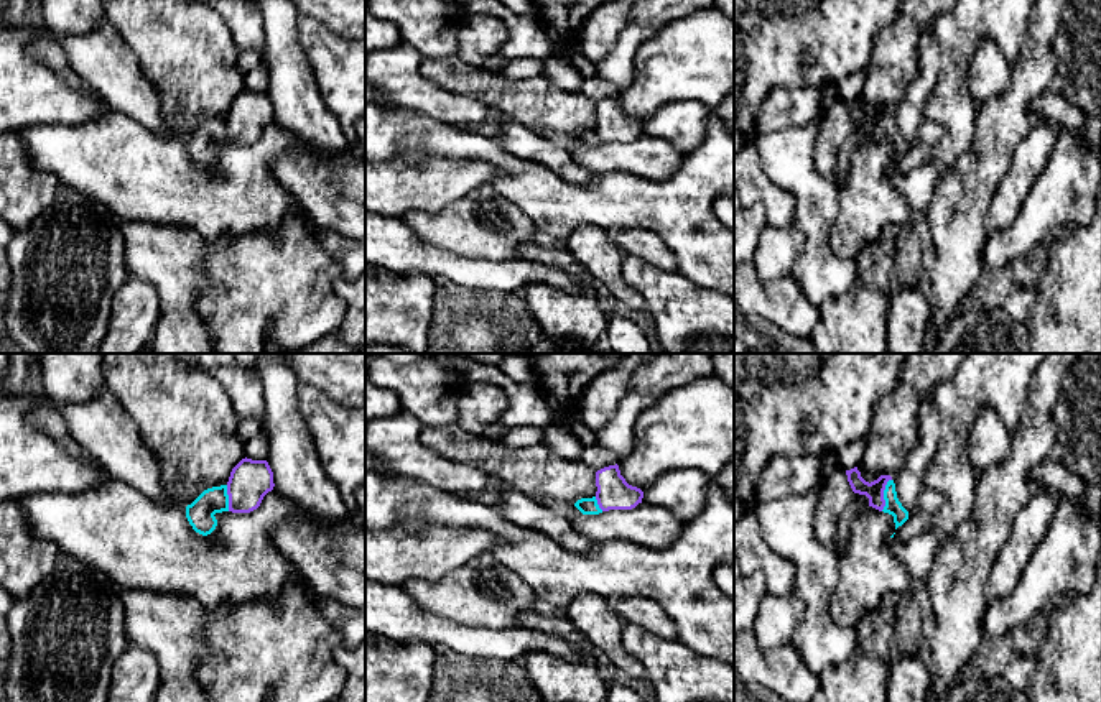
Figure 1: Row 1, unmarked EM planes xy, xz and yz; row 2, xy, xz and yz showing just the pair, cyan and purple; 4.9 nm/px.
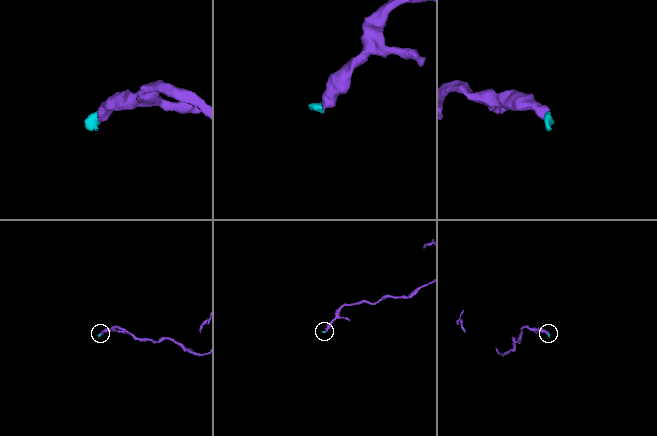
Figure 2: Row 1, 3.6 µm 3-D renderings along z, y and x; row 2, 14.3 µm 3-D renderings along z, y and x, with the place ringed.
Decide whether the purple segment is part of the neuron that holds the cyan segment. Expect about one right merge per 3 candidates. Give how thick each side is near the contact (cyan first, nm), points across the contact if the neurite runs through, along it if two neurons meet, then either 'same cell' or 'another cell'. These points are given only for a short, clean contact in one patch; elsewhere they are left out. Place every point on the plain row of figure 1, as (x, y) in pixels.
calibres 80 and 90 nm; way yz (892, 137), (884, 127), (874, 122); same cell

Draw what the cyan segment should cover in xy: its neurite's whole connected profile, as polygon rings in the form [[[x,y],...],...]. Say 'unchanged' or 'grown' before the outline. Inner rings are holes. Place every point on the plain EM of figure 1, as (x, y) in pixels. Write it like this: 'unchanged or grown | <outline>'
grown | [[[245,89],[232,100],[225,117],[204,122],[186,138],[186,150],[196,164],[207,168],[217,158],[216,145],[250,145],[273,118],[268,94]]]

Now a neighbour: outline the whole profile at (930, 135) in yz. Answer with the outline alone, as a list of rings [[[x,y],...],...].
[[[923,120],[918,127],[917,141],[908,145],[908,151],[895,161],[895,169],[908,173],[923,163],[933,161],[935,148],[943,141],[945,128],[930,120]]]

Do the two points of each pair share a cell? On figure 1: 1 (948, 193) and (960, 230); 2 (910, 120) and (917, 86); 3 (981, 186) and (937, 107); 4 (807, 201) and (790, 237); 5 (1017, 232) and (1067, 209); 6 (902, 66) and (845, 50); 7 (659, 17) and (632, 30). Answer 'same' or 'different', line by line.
1: same
2: same
3: different
4: different
5: same
6: different
7: same

